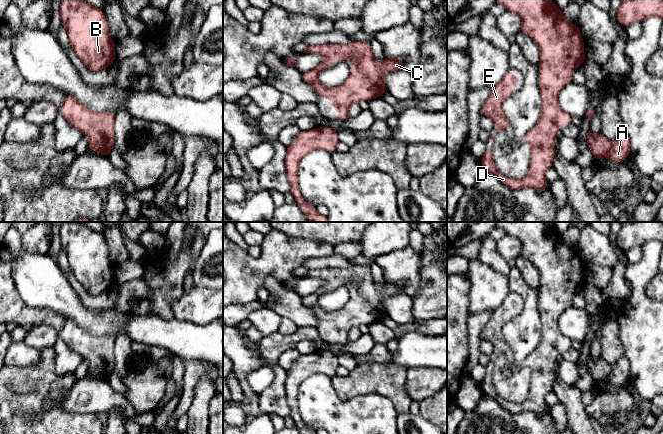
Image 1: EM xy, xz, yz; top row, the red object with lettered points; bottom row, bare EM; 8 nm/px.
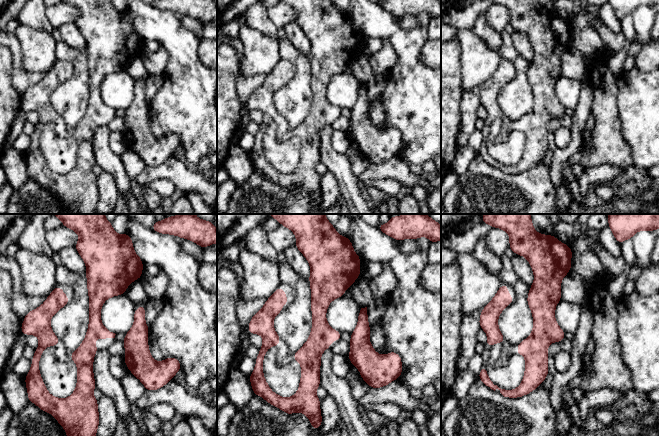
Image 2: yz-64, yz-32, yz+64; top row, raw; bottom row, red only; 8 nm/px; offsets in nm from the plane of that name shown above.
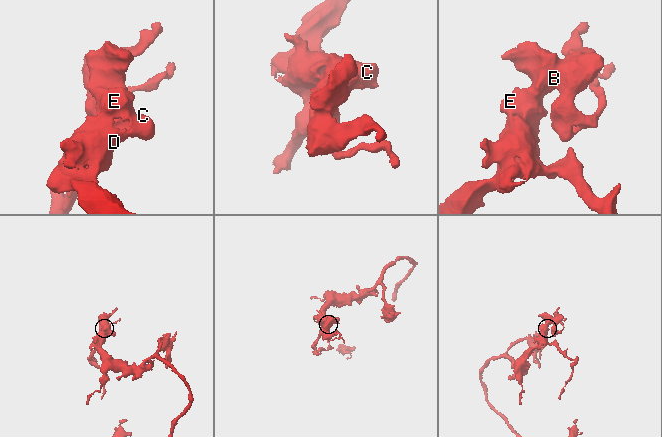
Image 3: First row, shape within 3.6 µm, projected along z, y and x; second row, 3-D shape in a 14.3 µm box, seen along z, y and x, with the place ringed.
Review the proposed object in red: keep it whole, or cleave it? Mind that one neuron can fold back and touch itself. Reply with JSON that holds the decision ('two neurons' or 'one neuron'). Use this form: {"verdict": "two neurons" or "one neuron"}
{"verdict": "one neuron"}

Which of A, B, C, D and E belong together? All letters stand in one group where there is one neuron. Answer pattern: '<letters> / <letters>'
A B C D E

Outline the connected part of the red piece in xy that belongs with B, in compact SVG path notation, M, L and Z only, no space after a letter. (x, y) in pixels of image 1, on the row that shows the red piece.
M63 0L60 6L60 15L72 49L91 72L99 72L116 61L115 41L110 36L103 10L84 0Z

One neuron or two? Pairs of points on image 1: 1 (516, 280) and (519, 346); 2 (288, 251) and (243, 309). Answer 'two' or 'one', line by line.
1: one
2: two

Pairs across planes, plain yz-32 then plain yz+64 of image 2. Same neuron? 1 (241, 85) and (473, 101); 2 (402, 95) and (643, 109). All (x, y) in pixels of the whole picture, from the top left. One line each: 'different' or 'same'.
1: same
2: same

